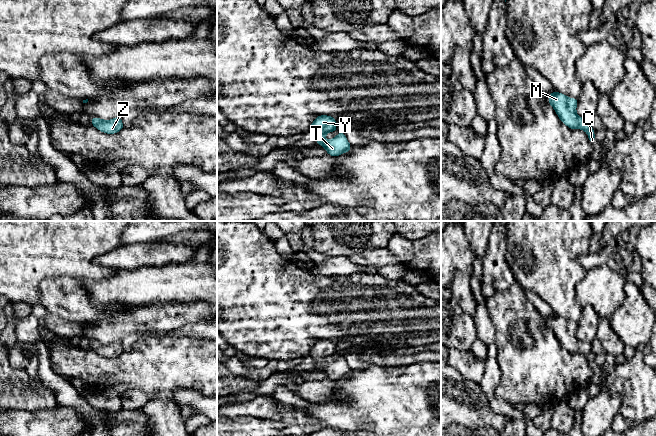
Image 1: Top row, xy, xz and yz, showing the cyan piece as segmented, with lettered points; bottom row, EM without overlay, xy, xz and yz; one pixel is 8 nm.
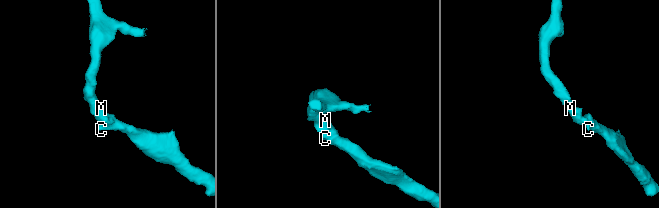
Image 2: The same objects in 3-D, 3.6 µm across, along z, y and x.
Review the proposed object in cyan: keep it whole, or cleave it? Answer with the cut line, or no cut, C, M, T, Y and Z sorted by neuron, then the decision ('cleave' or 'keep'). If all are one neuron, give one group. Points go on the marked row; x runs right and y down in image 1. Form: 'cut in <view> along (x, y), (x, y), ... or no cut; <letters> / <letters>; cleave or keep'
no cut; C M T Y Z; keep

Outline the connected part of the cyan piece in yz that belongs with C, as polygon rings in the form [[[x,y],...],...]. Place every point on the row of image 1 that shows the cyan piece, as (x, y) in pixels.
[[[554,90],[548,95],[548,103],[553,107],[560,121],[568,126],[571,130],[581,129],[588,134],[591,144],[595,140],[595,131],[592,129],[592,121],[590,118],[580,118],[576,112],[578,104],[577,98],[569,98],[568,96]]]

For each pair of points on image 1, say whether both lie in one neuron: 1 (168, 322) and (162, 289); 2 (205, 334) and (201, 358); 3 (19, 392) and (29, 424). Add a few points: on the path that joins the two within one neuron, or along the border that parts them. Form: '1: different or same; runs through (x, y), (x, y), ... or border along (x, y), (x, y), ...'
1: different; border along (189, 303), (151, 303), (142, 305)
2: different; border along (181, 336), (206, 340)
3: different; border along (47, 407), (10, 410)

